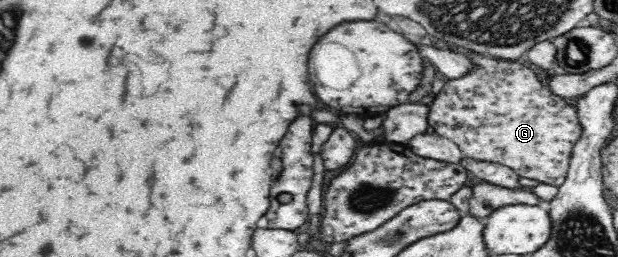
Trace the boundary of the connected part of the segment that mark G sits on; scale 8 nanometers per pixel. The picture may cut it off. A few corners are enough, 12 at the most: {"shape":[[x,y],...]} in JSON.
{"shape":[[475,52],[428,126],[559,187],[583,126],[521,63]]}

